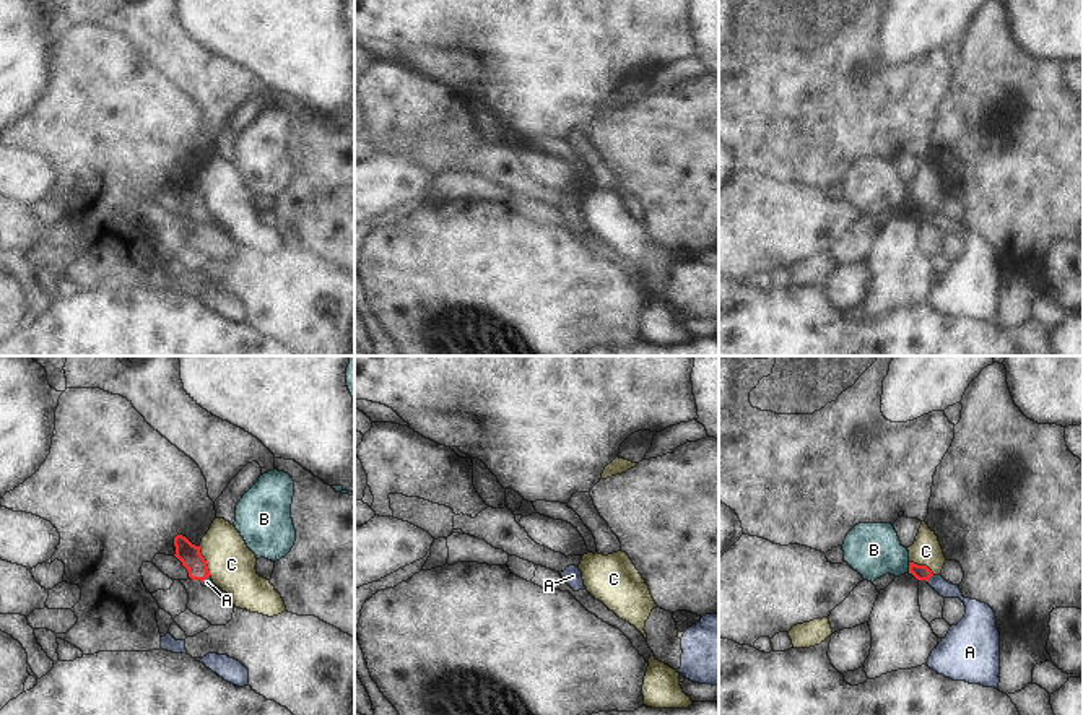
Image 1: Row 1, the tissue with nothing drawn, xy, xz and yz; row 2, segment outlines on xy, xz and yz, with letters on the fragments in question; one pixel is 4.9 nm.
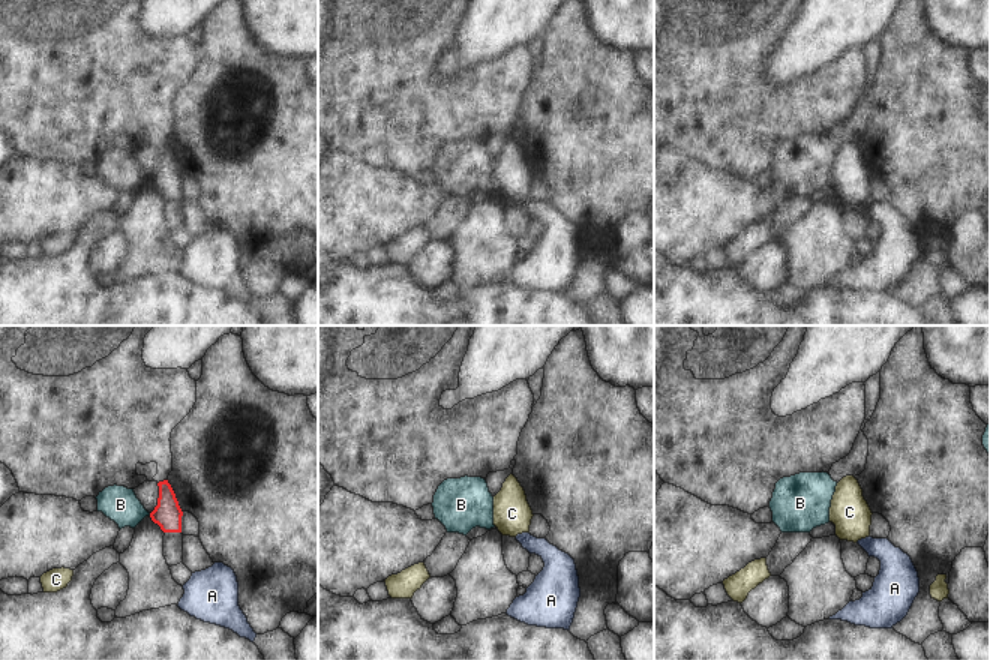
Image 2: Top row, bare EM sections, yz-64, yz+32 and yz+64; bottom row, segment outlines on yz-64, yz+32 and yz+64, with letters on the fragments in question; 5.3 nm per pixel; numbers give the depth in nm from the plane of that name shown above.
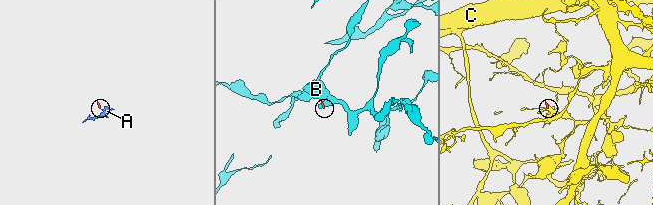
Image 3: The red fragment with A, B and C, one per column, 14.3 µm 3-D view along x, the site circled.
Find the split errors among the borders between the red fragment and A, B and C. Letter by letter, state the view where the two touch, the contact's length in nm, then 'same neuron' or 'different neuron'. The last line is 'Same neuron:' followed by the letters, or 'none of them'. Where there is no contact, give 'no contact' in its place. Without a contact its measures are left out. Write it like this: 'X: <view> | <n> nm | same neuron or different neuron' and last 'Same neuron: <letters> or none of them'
A: yz | 50 nm | same neuron
B: yz | 60 nm | different neuron
C: xy | 160 nm | different neuron
Same neuron: A

